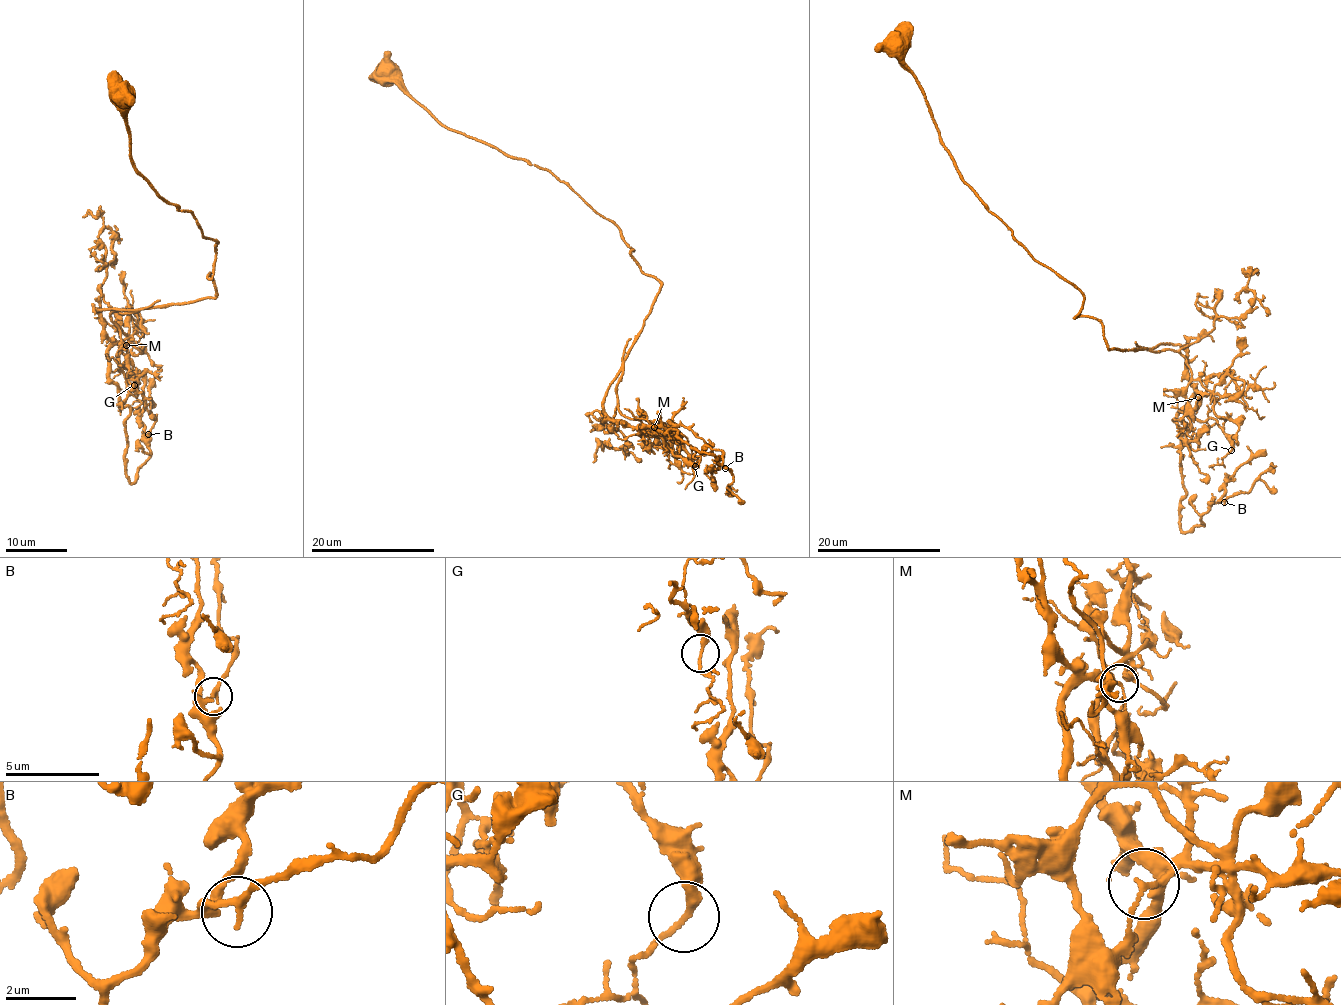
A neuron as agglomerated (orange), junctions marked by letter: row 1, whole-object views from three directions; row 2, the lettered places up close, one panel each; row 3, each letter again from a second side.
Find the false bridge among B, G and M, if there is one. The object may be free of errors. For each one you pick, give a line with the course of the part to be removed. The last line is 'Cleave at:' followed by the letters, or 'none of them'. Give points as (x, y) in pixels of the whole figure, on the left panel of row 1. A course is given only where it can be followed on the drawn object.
M: foreign part runs (126, 345), (128, 357), (100, 290), (113, 256), (111, 231), (100, 216), (83, 217)
Cleave at: M

